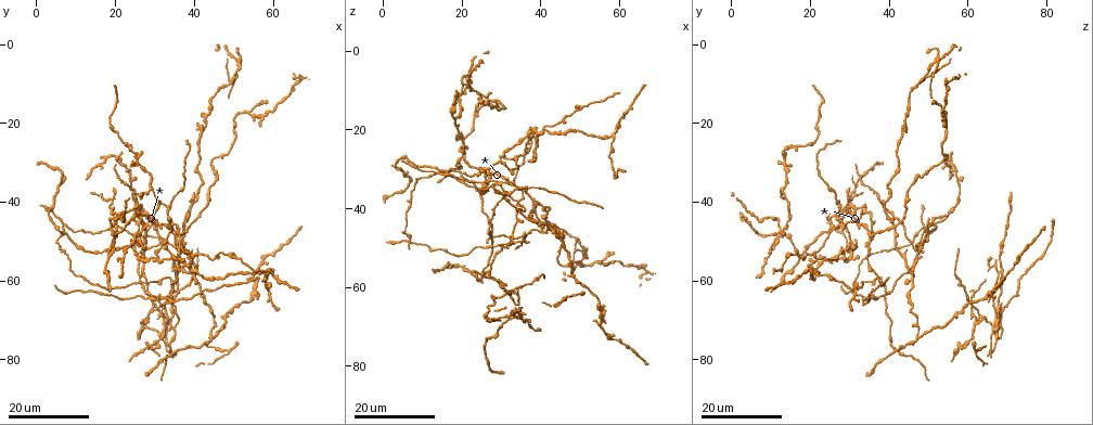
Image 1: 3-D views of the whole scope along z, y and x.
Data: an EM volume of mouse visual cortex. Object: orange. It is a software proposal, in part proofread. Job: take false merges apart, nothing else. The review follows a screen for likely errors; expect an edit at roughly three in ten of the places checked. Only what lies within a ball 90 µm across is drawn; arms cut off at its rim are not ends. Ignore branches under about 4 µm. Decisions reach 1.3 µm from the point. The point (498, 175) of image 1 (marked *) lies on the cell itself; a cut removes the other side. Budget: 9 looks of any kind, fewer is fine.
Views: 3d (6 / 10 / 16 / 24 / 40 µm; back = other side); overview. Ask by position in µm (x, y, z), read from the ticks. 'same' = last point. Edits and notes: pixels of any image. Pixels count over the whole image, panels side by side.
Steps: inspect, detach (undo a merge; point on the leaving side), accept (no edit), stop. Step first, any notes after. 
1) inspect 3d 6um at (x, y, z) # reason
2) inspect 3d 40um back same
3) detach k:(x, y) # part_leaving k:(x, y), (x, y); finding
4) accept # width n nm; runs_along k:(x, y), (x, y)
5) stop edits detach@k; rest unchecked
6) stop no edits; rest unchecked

inspect 3d 24um at (24.5, 41.0, 30.0) # three-way junction

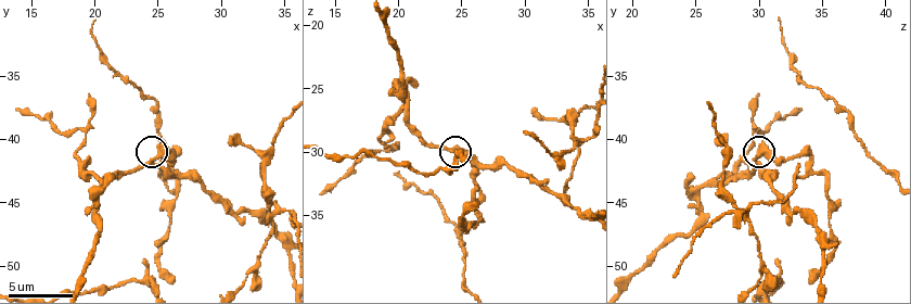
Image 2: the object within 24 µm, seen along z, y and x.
inspect 3d 6um at (24.6, 41.6, 29.8) # zoom in

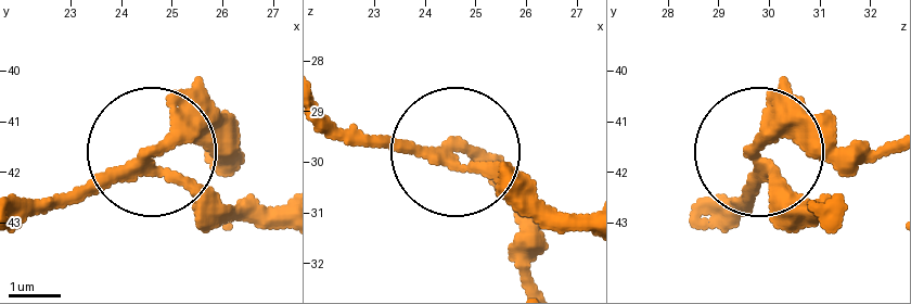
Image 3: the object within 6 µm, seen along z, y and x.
accept # side_arm 18 um; all the same cell

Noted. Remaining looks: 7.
inspect 3d 24um at (36.5, 55.0, 35.0) # thick turns thin

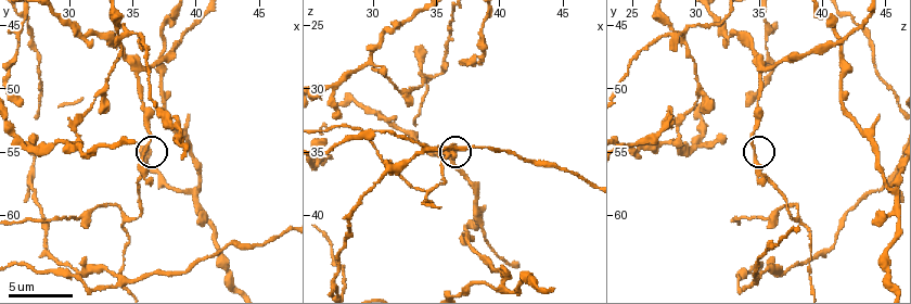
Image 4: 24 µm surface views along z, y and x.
inspect 3d 10um at (36.0, 55.0, 34.8)

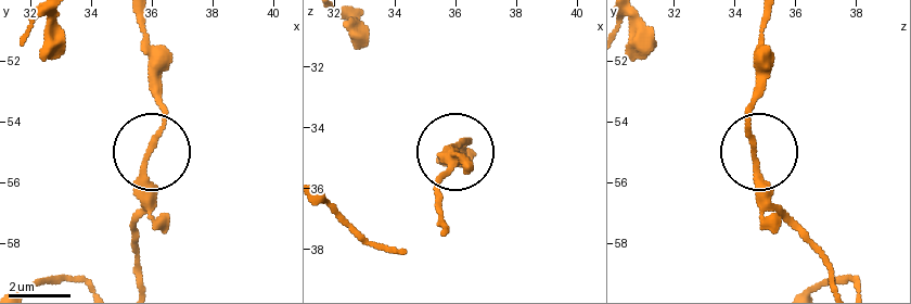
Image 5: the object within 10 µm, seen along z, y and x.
detach 5:(164, 217) # width 180 nm; part_leaving 5:(142, 179), (135, 230), (142, 284); a second cell is stuck on

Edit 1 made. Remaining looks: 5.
inspect 3d 24um at (53.5, 17.5, 53.5) # three arms meet

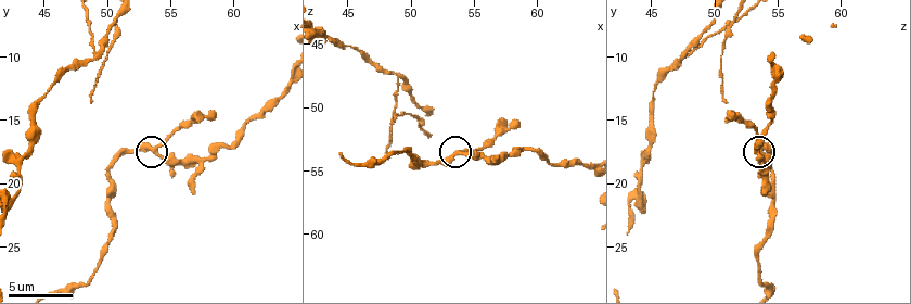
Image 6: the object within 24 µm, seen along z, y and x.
inspect 3d 10um at (54.0, 17.4, 53.6)

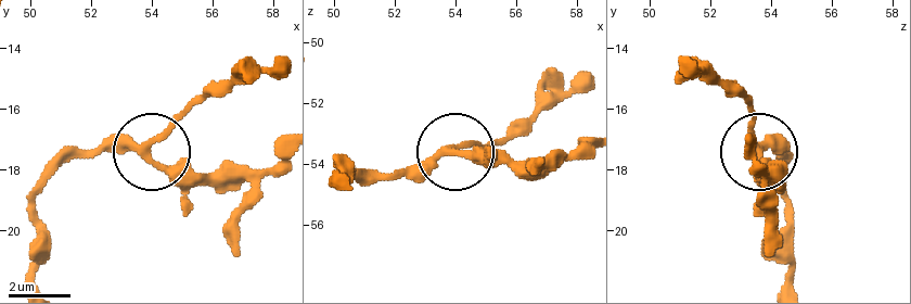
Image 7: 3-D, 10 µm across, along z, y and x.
accept # width 210 nm; runs_along 7:(37, 284), (39, 191), (71, 162), (148, 149), (200, 100); one cell here

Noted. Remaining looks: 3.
inspect 3d 16um at (48.8, 9.2, 49.0) # branch point

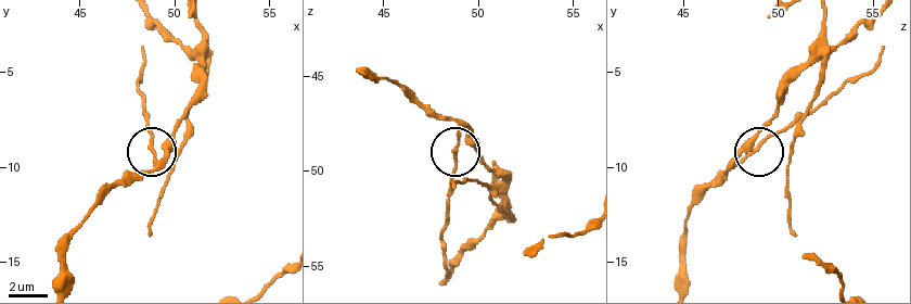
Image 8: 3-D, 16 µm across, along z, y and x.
inspect 3d 6um at (49.0, 9.0, 48.9)

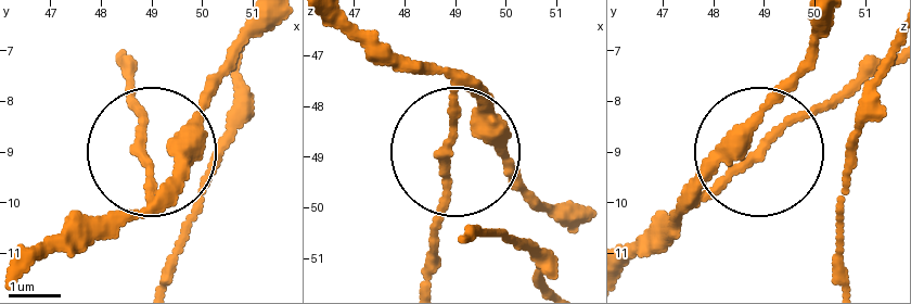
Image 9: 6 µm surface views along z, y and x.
accept # width 210 nm; runs_along 9:(353, 24), (444, 80), (457, 106), (431, 257); continuous, no second cell

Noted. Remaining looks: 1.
stop edits detach@5; rest unchecked

